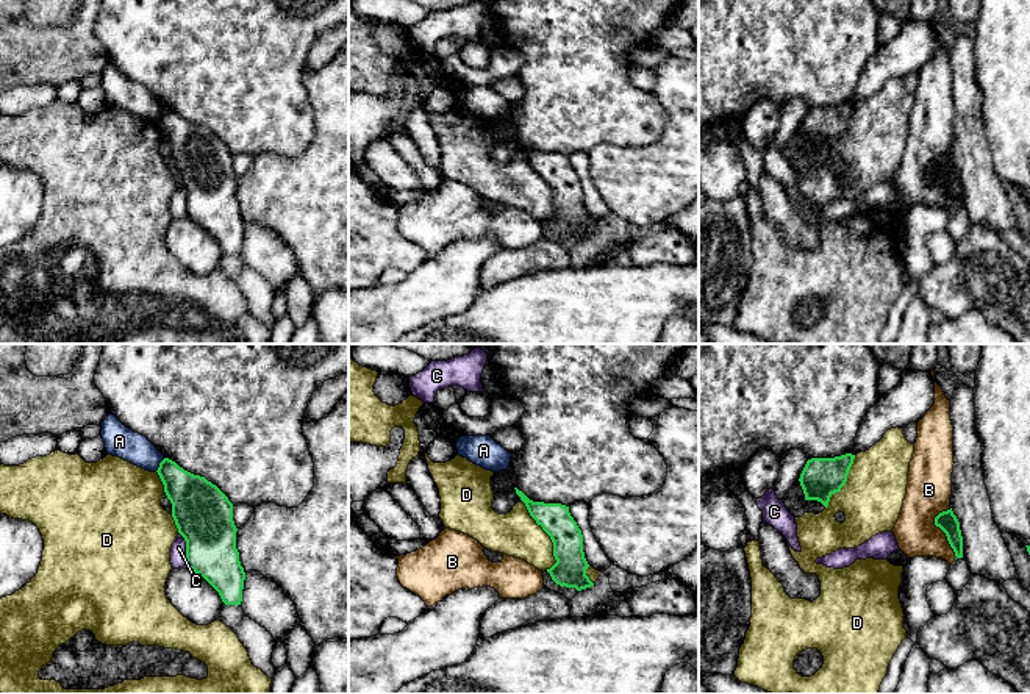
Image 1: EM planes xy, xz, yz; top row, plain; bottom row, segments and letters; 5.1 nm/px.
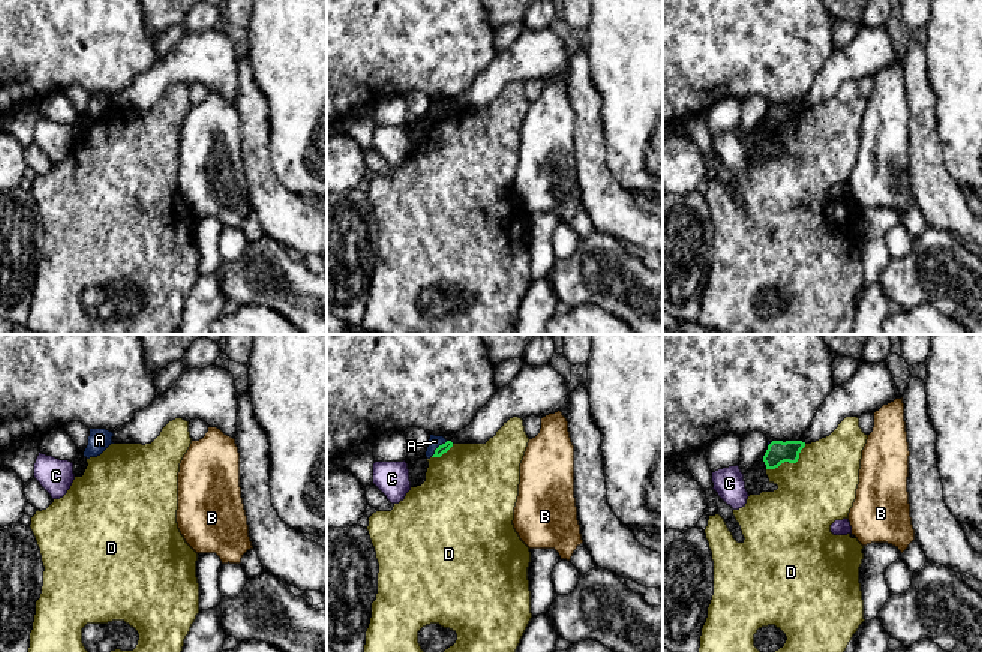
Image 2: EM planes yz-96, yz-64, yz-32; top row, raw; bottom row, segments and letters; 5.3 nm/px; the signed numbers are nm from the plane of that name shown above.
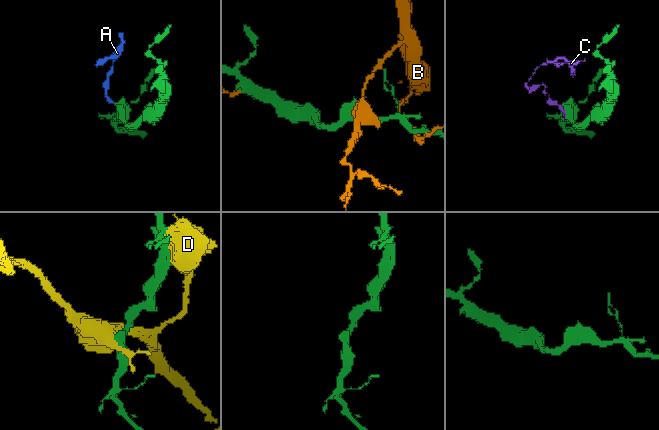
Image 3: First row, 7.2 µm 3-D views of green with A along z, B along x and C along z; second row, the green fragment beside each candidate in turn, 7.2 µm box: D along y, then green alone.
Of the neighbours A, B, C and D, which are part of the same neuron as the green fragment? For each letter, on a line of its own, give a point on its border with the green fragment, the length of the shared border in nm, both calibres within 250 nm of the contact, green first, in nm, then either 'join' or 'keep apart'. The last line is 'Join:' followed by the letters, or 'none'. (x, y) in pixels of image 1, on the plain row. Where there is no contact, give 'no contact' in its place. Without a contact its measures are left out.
A: xy (160, 114) | 90 nm | 240/160 nm | keep apart
B: yz (943, 180) | 260 nm | 100/240 nm | keep apart
C: xy (186, 197) | 170 nm | 300/80 nm | keep apart
D: xz (547, 183) | 400 nm | 170/240 nm | keep apart
Join: none

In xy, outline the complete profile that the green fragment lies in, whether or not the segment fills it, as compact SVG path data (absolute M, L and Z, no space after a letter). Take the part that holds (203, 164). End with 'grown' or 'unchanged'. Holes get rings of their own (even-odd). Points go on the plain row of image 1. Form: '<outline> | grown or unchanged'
M164 108L158 125L172 153L172 167L186 191L186 216L203 227L225 255L241 255L245 222L236 199L233 153L205 127Z | unchanged

